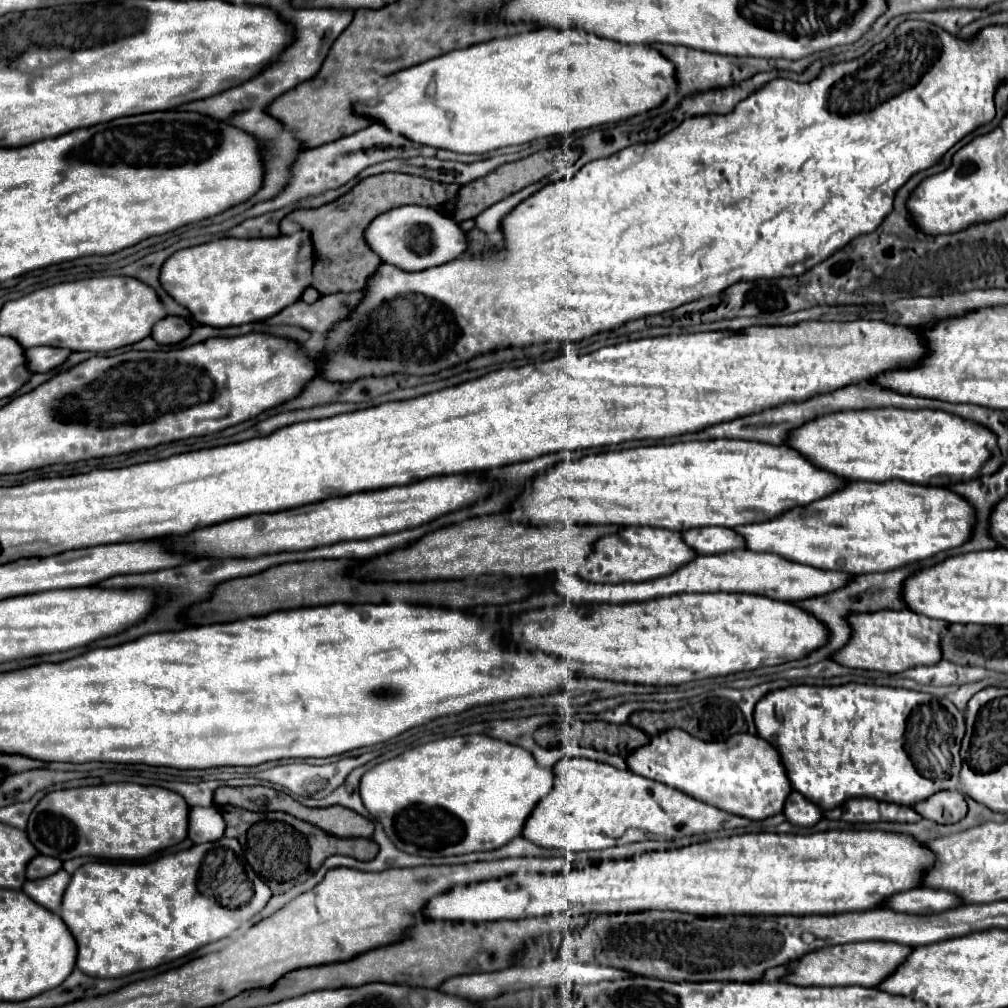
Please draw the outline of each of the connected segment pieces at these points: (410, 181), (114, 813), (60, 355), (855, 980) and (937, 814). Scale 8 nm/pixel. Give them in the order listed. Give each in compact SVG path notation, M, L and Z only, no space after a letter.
M377 174L361 180L351 192L341 196L339 200L321 206L316 209L295 210L288 214L280 223L280 233L291 235L299 230L311 232L313 248L315 248L315 266L313 266L313 282L311 286L321 294L337 294L337 292L357 292L365 286L367 278L375 272L375 268L381 264L381 260L369 250L369 246L363 240L365 226L379 214L405 206L405 204L419 204L419 206L431 206L437 208L443 202L457 196L459 186L457 184L441 184L419 176L409 174Z
M131 782L49 792L31 812L27 836L39 854L59 860L75 856L143 858L179 844L187 836L189 806L171 790Z
M37 346L23 352L29 372L49 372L63 364L69 356L69 350L51 348L51 346Z
M867 940L867 942L849 942L849 944L837 944L827 946L815 952L809 952L801 956L797 962L791 964L793 974L787 976L785 982L797 984L797 986L845 986L845 984L857 984L857 986L879 986L885 978L889 978L911 954L911 946L905 944L893 944L883 940Z
M935 792L929 800L921 800L913 806L923 818L937 824L959 822L967 814L967 802L961 792Z

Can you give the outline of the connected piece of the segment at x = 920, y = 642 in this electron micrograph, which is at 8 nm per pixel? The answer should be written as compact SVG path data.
M909 608L903 610L879 610L867 614L853 614L849 618L853 628L853 638L841 652L835 654L835 660L843 666L865 668L865 670L881 670L887 674L905 672L915 666L933 666L941 662L941 632L949 628L949 622L933 620L929 616L921 616Z

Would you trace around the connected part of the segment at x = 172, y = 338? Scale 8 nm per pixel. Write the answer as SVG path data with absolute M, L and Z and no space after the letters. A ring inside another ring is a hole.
M167 316L165 320L159 320L153 326L151 338L159 344L177 344L177 342L185 340L189 334L191 334L189 320L185 320L181 316Z

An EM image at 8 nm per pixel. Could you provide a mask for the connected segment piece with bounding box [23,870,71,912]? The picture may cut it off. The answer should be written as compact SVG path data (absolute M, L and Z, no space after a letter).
M59 870L53 876L47 876L41 880L27 880L23 884L23 892L29 898L33 898L37 904L41 904L43 908L47 908L51 912L59 912L61 898L63 898L63 892L65 892L69 880L71 880L71 876L65 870Z

